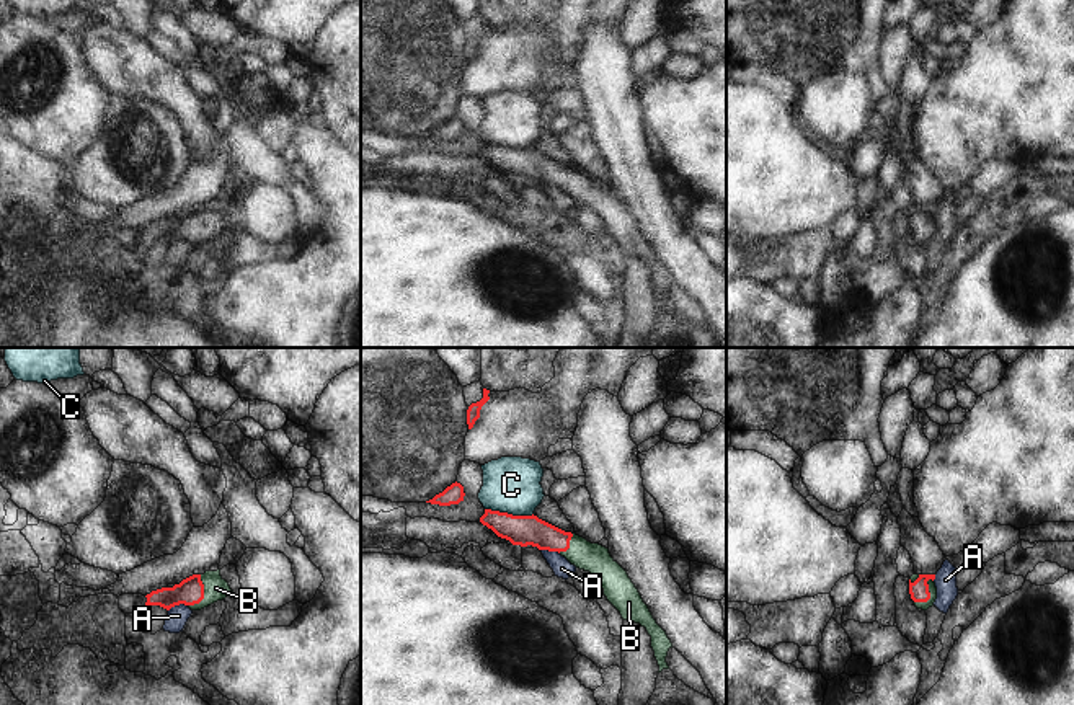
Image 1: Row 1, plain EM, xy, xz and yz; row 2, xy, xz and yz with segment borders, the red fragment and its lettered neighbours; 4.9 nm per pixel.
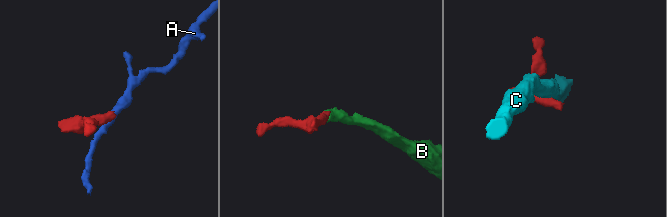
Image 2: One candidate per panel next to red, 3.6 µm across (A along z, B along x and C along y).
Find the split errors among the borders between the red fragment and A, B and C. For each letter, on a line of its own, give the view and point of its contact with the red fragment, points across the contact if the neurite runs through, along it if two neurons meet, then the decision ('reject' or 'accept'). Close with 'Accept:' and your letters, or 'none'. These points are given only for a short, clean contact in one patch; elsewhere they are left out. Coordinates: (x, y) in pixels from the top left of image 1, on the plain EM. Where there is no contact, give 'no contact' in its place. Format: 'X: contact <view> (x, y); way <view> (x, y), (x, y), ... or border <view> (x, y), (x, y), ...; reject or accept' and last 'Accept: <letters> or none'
A: contact xy (177, 239); border xy (186, 239), (177, 239), (168, 245); reject
B: contact xy (203, 229); way xy (190, 226), (203, 229), (209, 222), (216, 222); accept
C: contact xz (510, 149); border xz (485, 142), (513, 149), (532, 149); reject
Accept: B

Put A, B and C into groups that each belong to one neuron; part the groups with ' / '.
A / B / C

